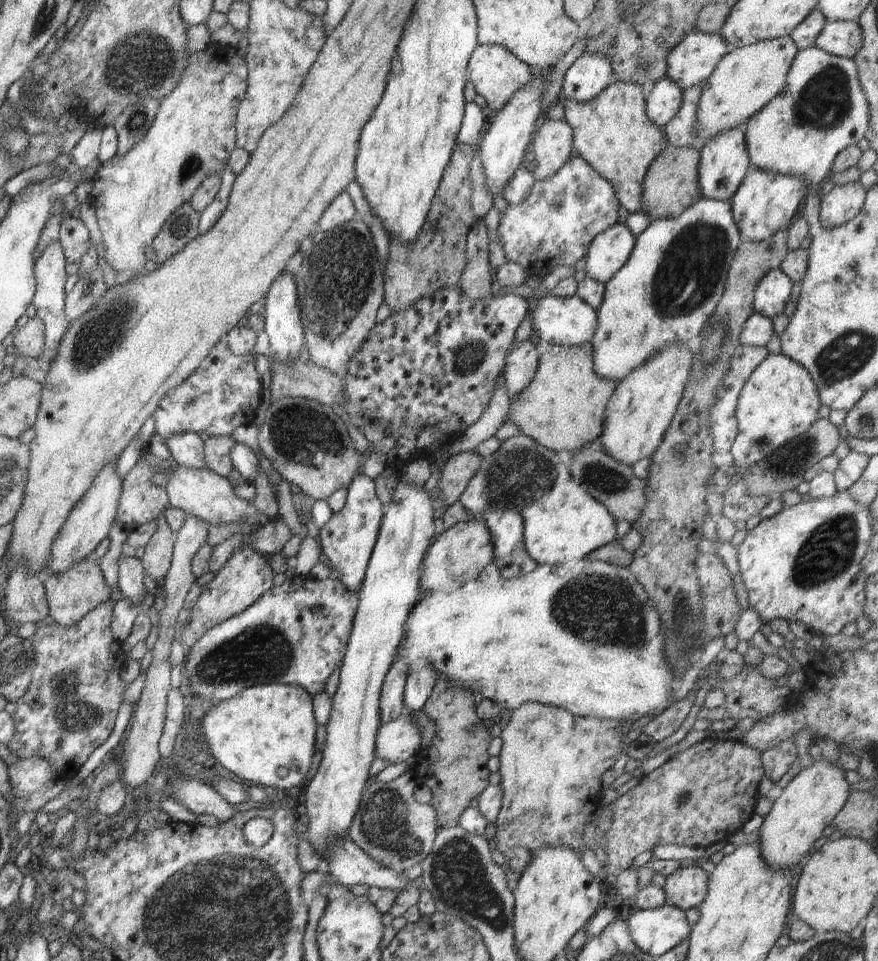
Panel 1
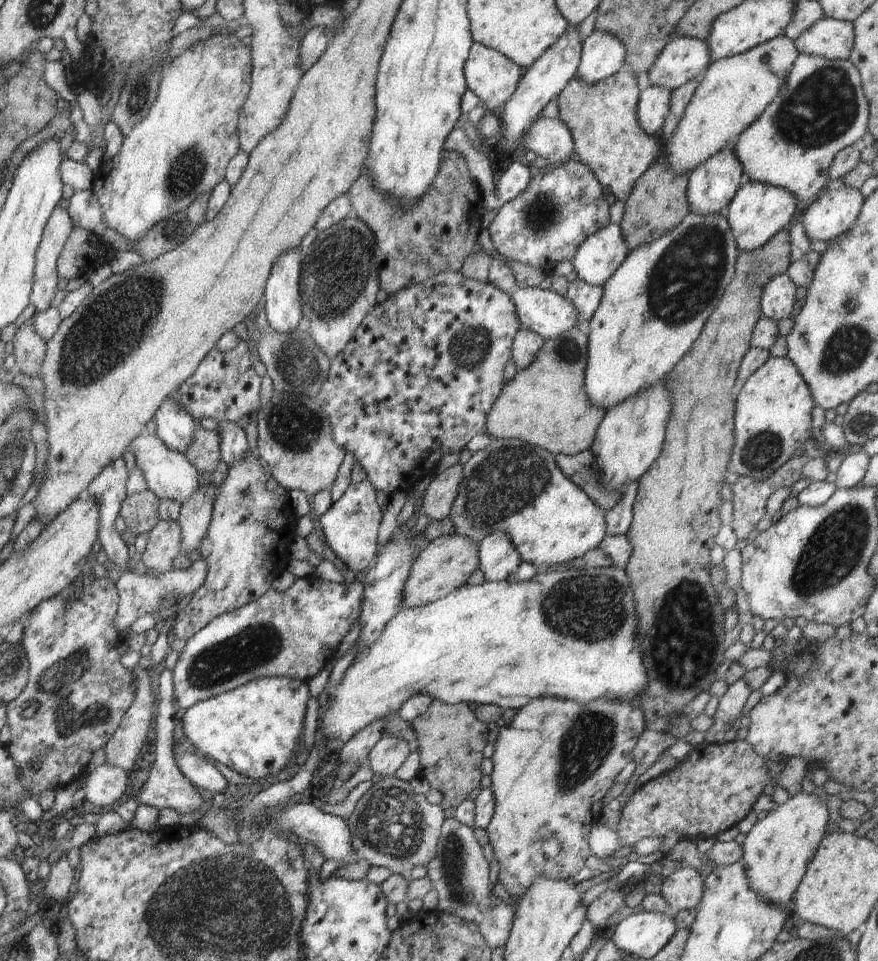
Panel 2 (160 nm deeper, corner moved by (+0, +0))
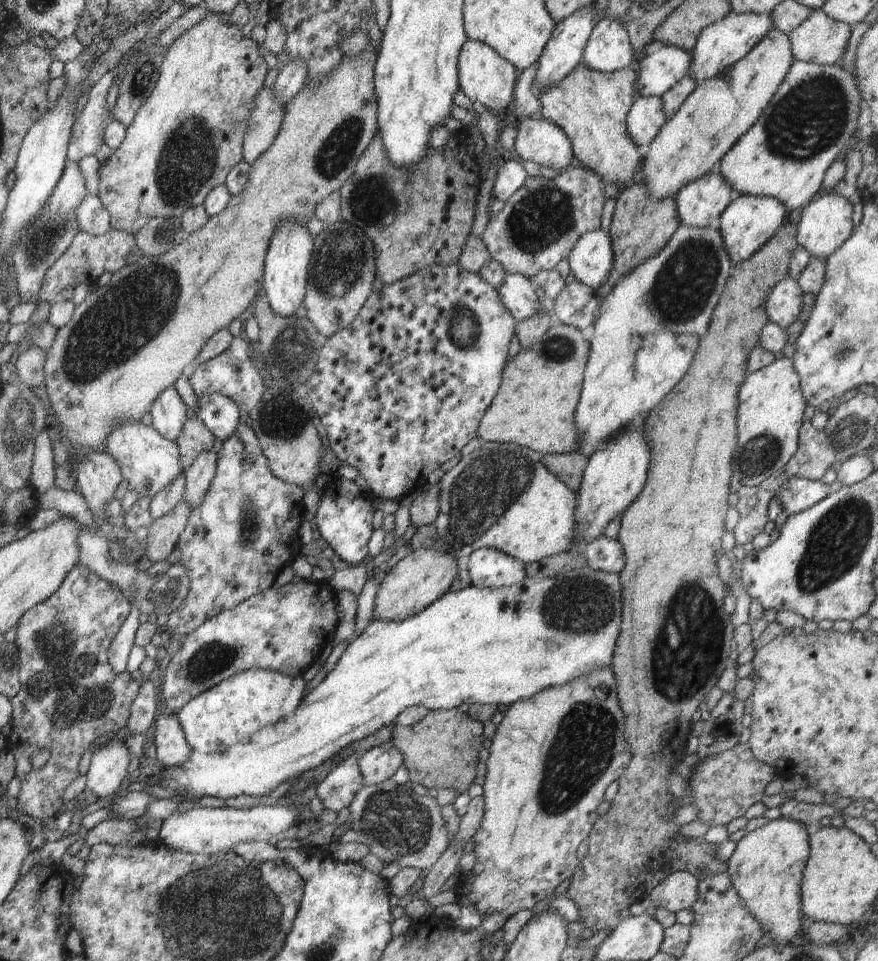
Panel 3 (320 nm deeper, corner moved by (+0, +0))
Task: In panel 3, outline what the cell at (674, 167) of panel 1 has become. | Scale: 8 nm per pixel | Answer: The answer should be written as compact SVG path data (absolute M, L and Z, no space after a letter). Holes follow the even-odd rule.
M631 183L622 187L615 200L615 213L608 231L614 258L607 280L599 290L602 298L610 294L613 286L622 277L630 274L645 260L657 255L681 225L677 217L675 199L668 197L654 202L644 184Z

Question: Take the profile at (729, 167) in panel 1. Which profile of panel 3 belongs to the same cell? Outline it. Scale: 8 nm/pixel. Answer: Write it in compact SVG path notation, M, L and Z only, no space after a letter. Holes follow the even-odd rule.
M719 162L697 181L674 196L677 217L687 227L718 229L719 218L730 204L731 186L719 173Z

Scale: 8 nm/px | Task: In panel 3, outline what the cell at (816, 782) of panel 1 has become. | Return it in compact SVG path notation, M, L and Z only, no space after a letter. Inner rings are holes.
M779 817L744 835L727 860L727 873L747 911L774 942L790 942L803 929L801 880L810 854L810 833L799 822Z

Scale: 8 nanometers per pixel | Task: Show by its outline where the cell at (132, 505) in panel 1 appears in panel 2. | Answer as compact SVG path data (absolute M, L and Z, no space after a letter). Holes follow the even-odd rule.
M150 490L127 495L119 512L127 529L137 535L149 533L160 521L157 513L159 502L159 498Z

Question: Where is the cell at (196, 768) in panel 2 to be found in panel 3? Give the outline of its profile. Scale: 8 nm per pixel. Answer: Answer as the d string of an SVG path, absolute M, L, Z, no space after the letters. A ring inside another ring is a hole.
M161 711L154 721L153 728L157 763L166 767L181 765L192 749L186 742L176 713Z

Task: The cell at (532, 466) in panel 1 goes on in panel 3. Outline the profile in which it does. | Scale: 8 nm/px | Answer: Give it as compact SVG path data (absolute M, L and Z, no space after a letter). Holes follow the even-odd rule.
M484 443L464 455L439 481L439 513L433 525L437 533L434 550L450 553L457 560L475 550L493 548L519 560L535 563L546 556L574 550L577 537L574 527L575 494L541 463L543 456L514 443Z

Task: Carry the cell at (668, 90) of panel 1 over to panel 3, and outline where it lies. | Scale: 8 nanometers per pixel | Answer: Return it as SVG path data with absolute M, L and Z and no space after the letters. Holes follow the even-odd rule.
M636 96L627 114L626 128L637 146L645 149L666 121L661 97Z

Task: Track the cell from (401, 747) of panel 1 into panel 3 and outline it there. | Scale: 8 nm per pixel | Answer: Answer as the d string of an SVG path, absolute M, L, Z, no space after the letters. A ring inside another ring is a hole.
M388 741L359 756L358 766L364 782L372 786L391 779L396 770L403 766L403 758L392 742Z

